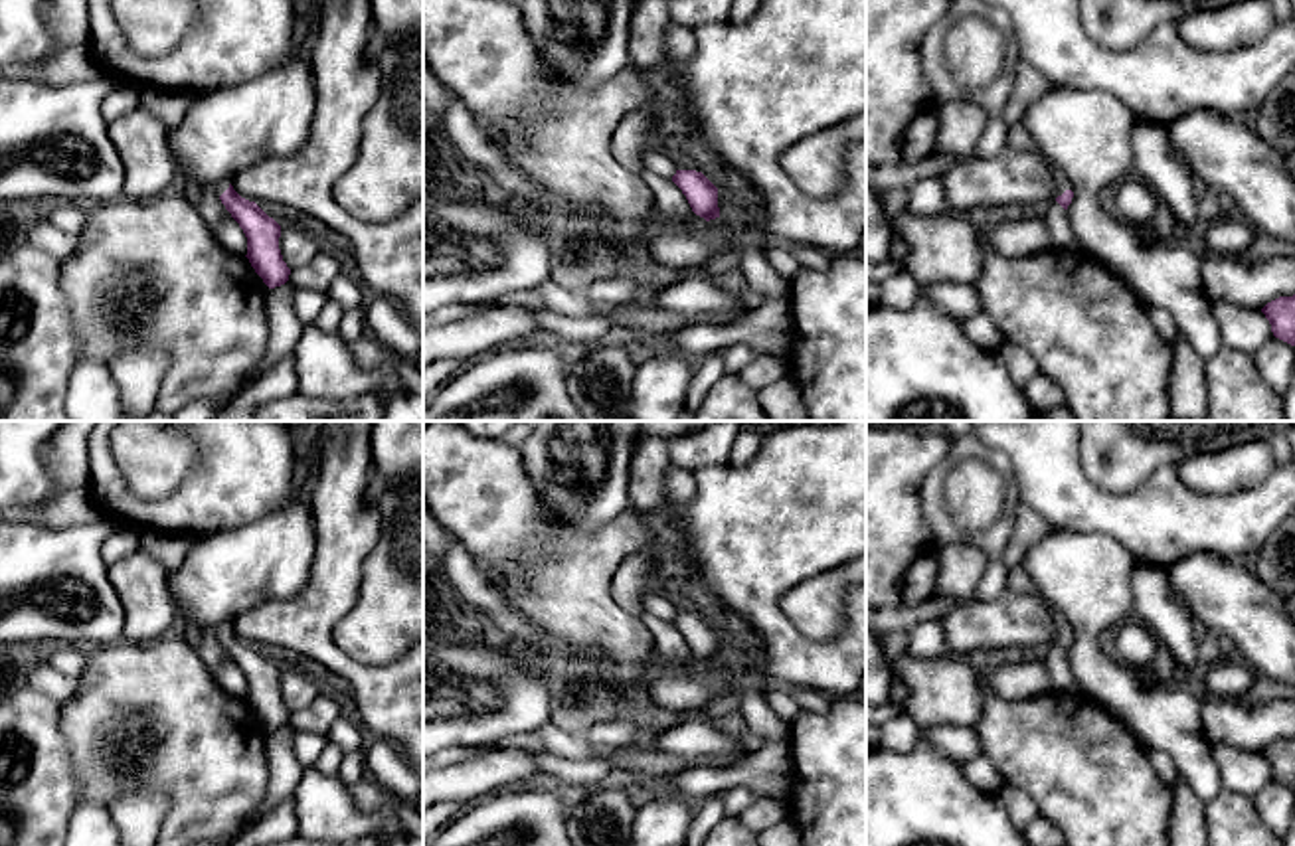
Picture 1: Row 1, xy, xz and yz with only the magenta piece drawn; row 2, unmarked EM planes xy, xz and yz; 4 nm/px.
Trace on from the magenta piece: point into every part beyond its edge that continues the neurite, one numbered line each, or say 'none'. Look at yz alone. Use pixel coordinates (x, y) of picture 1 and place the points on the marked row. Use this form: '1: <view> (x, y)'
1: yz (1060, 184)

